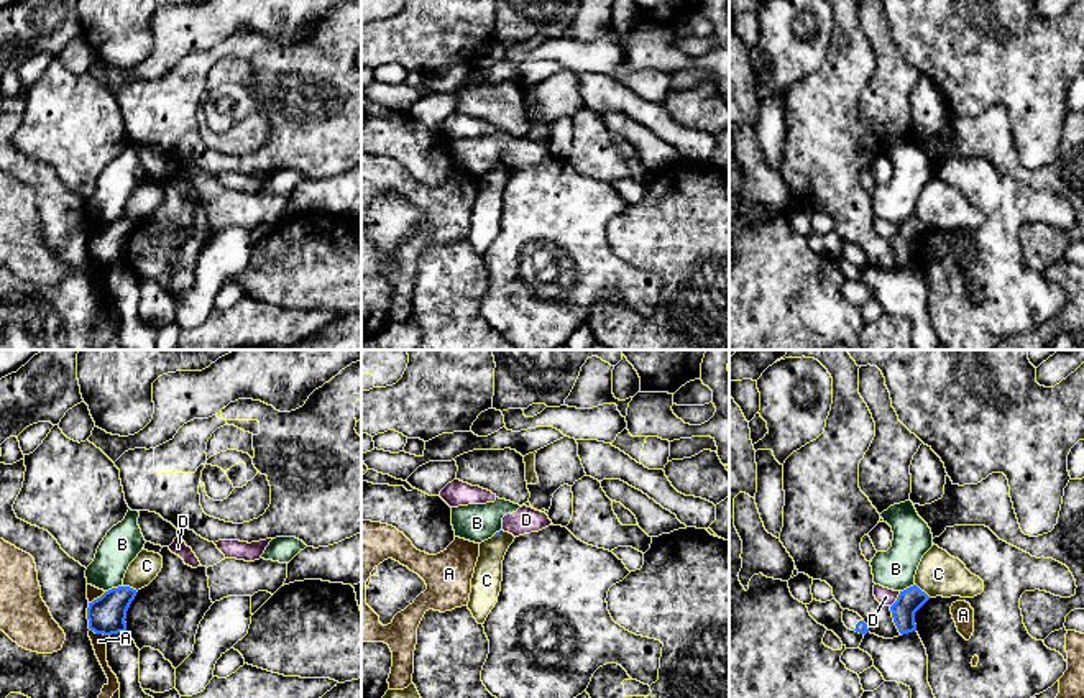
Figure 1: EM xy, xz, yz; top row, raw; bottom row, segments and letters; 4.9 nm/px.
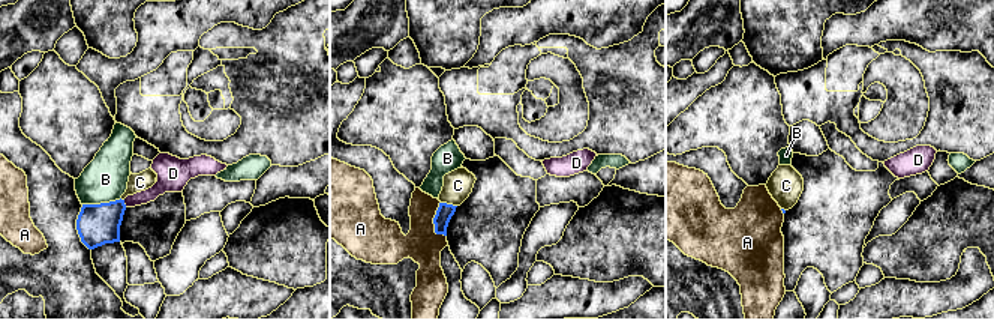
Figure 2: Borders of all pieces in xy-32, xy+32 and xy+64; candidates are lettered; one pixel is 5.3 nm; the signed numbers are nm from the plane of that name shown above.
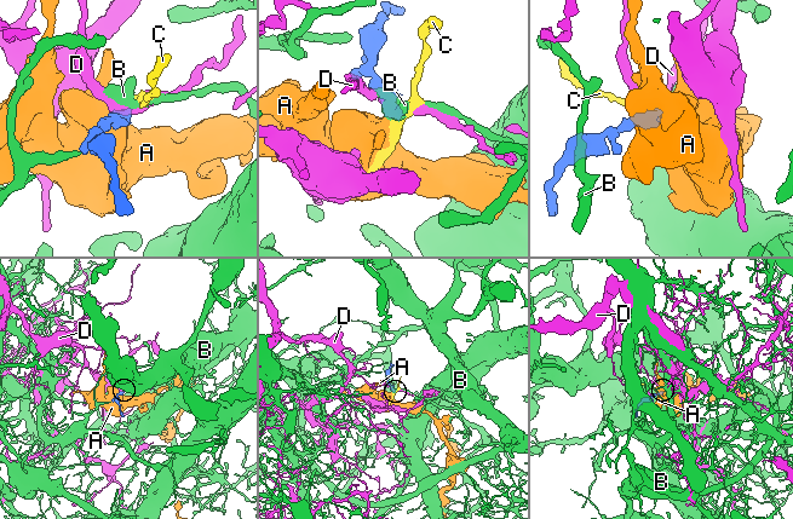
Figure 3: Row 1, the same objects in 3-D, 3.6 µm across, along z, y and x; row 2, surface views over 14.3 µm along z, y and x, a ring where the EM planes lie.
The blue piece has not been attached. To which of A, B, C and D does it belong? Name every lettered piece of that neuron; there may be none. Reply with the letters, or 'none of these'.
none of these

